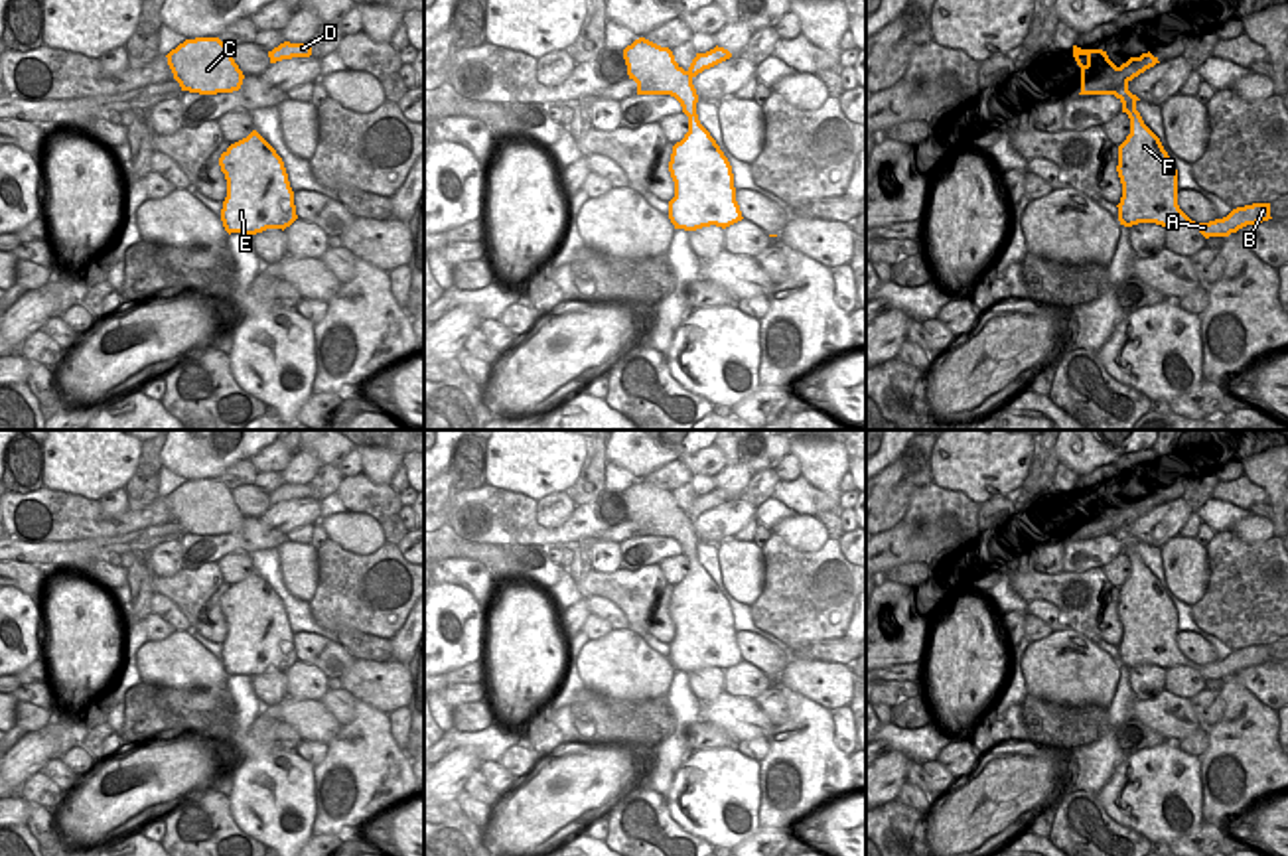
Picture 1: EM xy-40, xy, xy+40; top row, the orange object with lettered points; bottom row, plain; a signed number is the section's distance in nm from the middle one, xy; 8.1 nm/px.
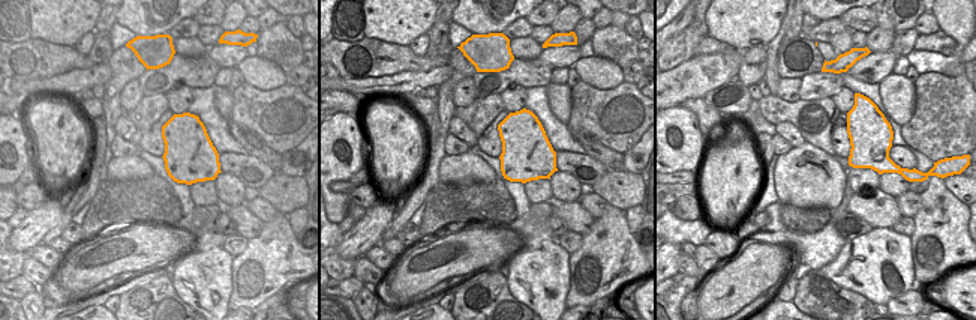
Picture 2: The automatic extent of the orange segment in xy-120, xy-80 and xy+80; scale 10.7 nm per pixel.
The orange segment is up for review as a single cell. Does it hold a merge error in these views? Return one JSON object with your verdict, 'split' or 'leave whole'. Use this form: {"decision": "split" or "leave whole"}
{"decision": "split"}

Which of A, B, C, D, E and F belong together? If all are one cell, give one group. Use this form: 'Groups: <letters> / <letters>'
Groups: A B E F / C D.

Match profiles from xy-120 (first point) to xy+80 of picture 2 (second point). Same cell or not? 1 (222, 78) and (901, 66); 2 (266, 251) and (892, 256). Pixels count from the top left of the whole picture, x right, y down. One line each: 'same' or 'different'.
1: same
2: different

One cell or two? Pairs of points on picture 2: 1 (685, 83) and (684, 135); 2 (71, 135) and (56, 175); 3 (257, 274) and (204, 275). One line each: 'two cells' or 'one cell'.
1: two cells
2: one cell
3: two cells

